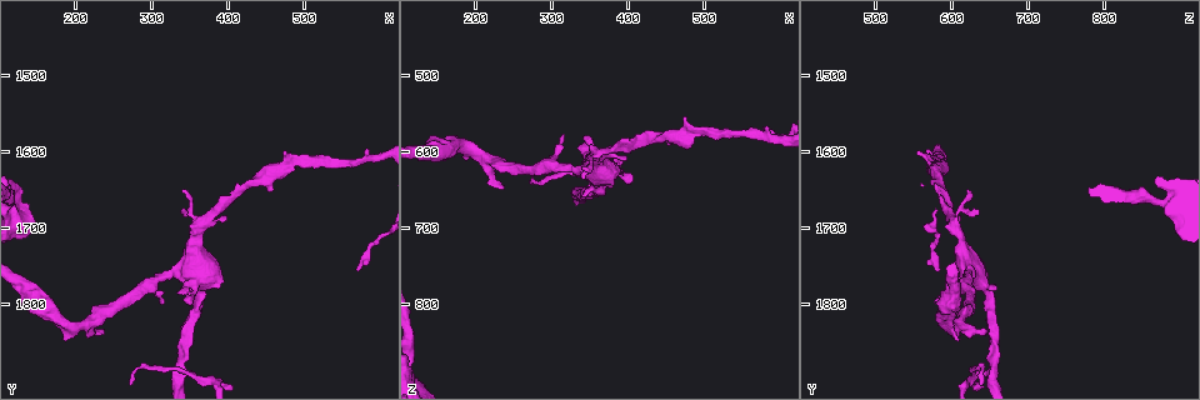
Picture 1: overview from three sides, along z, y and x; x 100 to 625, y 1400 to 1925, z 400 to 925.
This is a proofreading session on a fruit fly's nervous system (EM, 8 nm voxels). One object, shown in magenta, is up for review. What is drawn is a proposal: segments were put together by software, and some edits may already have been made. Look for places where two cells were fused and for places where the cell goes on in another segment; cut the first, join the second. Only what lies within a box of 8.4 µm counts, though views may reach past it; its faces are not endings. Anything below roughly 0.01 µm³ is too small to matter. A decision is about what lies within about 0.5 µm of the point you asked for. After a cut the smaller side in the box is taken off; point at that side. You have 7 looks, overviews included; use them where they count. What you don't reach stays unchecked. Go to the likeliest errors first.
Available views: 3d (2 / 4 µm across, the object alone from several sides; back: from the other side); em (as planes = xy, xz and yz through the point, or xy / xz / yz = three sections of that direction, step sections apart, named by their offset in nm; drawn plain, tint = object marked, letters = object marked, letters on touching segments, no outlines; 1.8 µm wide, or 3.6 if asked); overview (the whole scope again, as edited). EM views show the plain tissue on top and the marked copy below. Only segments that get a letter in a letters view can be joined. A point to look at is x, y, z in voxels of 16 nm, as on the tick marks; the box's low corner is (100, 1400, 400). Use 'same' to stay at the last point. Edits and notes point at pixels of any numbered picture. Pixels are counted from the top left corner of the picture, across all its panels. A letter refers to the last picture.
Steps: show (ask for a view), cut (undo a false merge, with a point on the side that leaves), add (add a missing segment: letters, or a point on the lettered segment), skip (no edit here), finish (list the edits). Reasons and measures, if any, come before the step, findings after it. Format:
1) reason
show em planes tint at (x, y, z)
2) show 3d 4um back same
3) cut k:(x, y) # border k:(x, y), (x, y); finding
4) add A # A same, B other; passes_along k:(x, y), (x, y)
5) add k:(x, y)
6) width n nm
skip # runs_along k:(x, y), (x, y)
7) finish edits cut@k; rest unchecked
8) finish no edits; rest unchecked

a narrow waist
show 3d 4um at (340, 1885, 655)

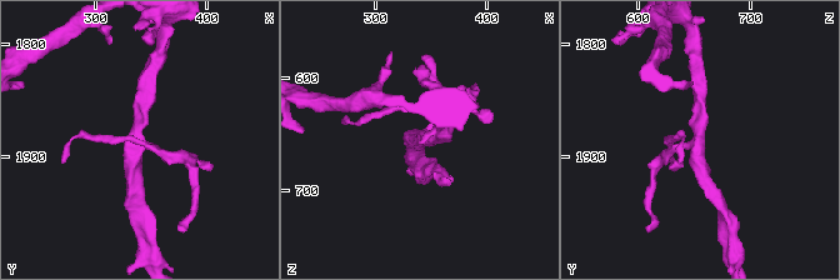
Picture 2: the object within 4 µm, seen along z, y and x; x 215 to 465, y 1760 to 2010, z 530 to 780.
shape alone is not enough
show em 3.6um yz step 16 letters at (338, 1880, 656)

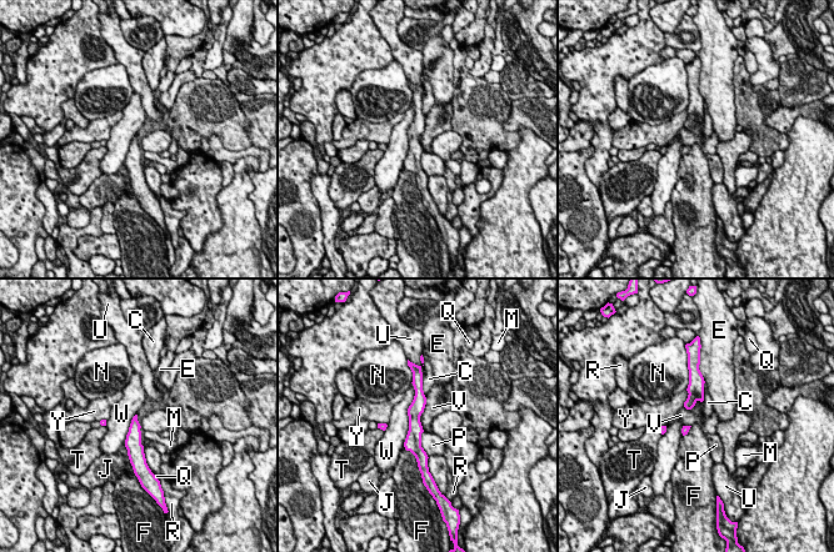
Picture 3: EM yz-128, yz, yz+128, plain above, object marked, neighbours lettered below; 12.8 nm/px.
skip # C other, E other, F other, J other, M other, N other, P other, Q other, R other, T other, U other, V other, W other, Y other; border 3:(427, 397), (420, 416), (423, 430); one cell here

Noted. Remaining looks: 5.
tapers out
show em planes letters at (345, 1685, 635)

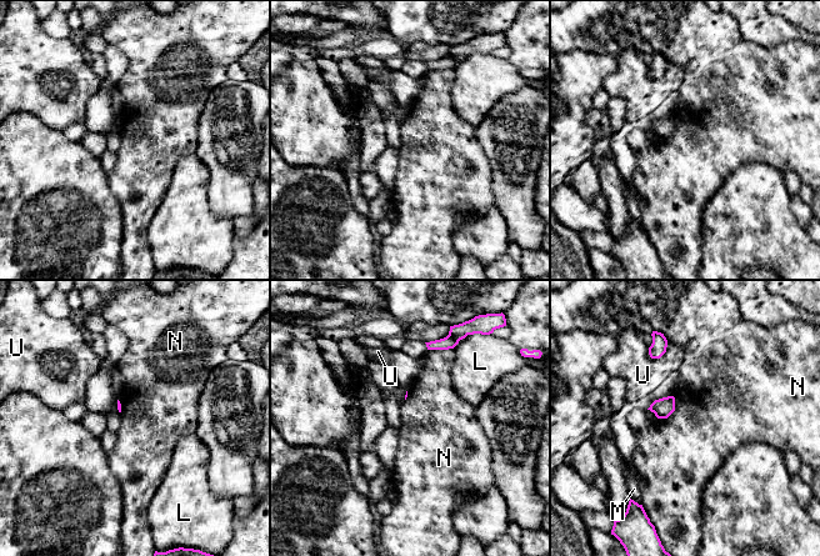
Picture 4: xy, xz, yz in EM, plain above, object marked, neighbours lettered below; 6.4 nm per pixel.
longest_contact N 190 nm
skip # L other, M other, N other, U other; border 4:(673, 395), (674, 410), (658, 419); none of them fits

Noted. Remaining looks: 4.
branch stops here
show em planes tint at (235, 1835, 645)

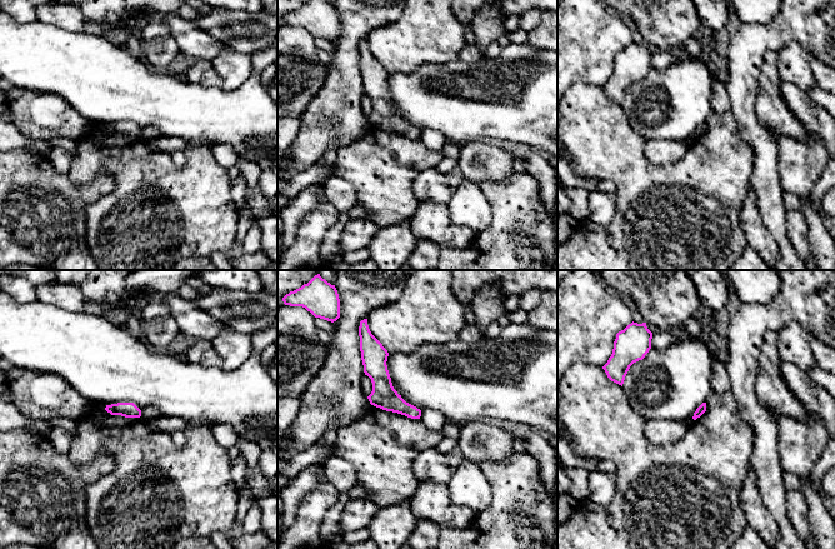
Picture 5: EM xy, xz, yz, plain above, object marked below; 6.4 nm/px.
see the neighbours
show em planes letters same

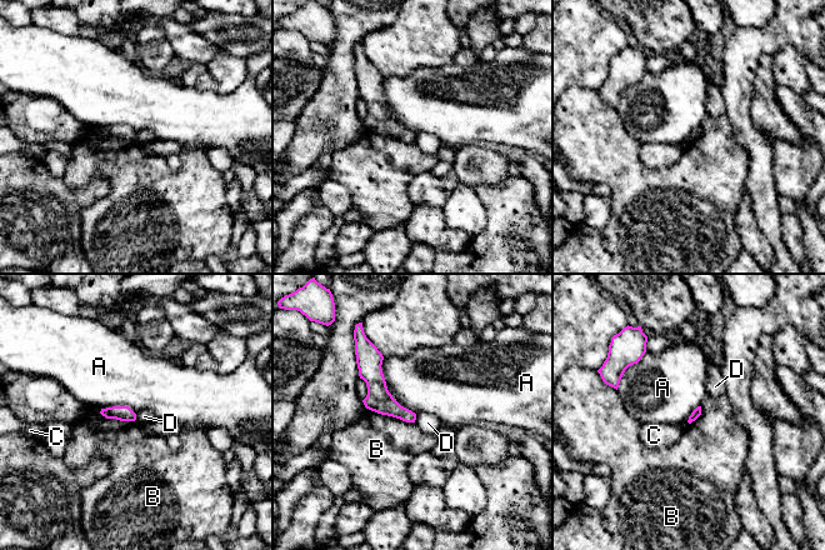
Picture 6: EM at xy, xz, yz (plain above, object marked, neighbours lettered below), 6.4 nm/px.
longest_contact A 420 nm
skip # A other, B other, C other, D other; runs_along 6:(374, 350), (376, 390), (411, 419); none of them fits

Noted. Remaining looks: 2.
finish no edits; rest unchecked

